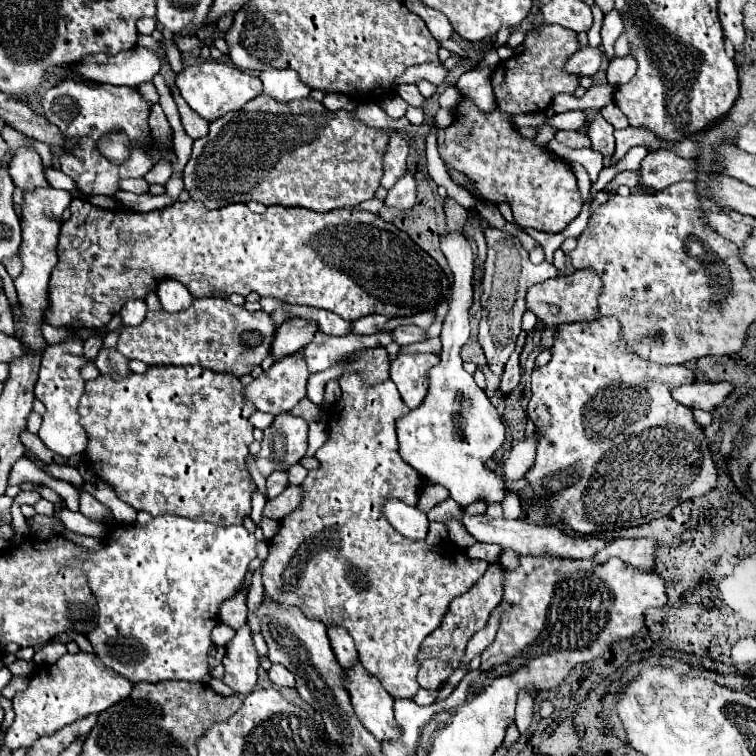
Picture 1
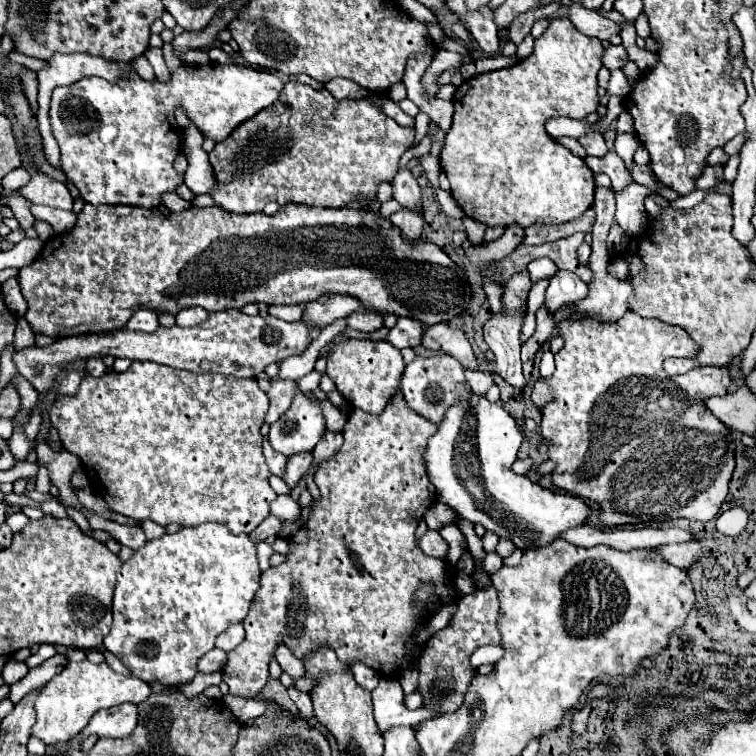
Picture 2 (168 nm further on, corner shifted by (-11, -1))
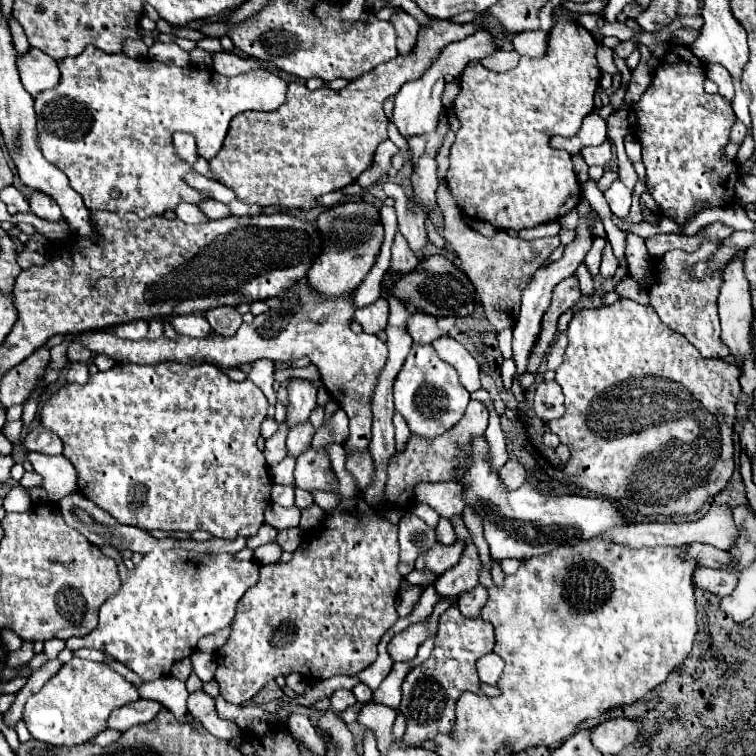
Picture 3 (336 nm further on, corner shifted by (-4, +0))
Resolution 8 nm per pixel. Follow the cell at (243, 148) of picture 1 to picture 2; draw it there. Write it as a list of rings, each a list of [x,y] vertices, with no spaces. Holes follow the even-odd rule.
[[[289,80],[273,106],[245,120],[229,138],[215,144],[209,154],[209,162],[215,170],[217,188],[209,194],[215,202],[235,214],[263,212],[267,202],[277,202],[279,206],[297,202],[319,208],[343,208],[357,196],[373,202],[377,186],[395,178],[399,158],[411,146],[413,136],[415,130],[403,128],[385,116],[385,112],[371,98],[335,100],[325,88],[313,90],[307,84]]]

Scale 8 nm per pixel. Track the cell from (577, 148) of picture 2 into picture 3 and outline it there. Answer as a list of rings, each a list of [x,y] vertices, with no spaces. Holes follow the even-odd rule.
[[[580,154],[572,156],[571,159],[574,165],[575,173],[579,179],[579,182],[580,183],[586,182],[589,179],[588,165],[586,164],[586,162],[584,161],[584,159]]]

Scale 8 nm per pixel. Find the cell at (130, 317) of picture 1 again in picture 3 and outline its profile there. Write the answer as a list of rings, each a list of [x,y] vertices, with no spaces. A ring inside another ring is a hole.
[[[138,319],[138,321],[130,321],[128,325],[116,325],[114,333],[124,339],[144,339],[148,333],[148,321]]]

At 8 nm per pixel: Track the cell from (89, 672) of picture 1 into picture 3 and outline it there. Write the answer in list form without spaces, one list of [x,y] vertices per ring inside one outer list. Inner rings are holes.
[[[74,657],[72,661],[62,665],[62,669],[42,687],[40,693],[32,695],[26,701],[24,723],[28,725],[28,731],[32,733],[32,737],[36,741],[44,741],[44,743],[52,743],[52,745],[82,745],[106,729],[106,719],[108,719],[112,709],[122,707],[126,703],[132,703],[136,699],[140,699],[136,687],[132,683],[128,683],[122,675],[118,675],[116,671],[112,671],[110,667],[106,667],[102,663],[82,661],[82,659]]]

